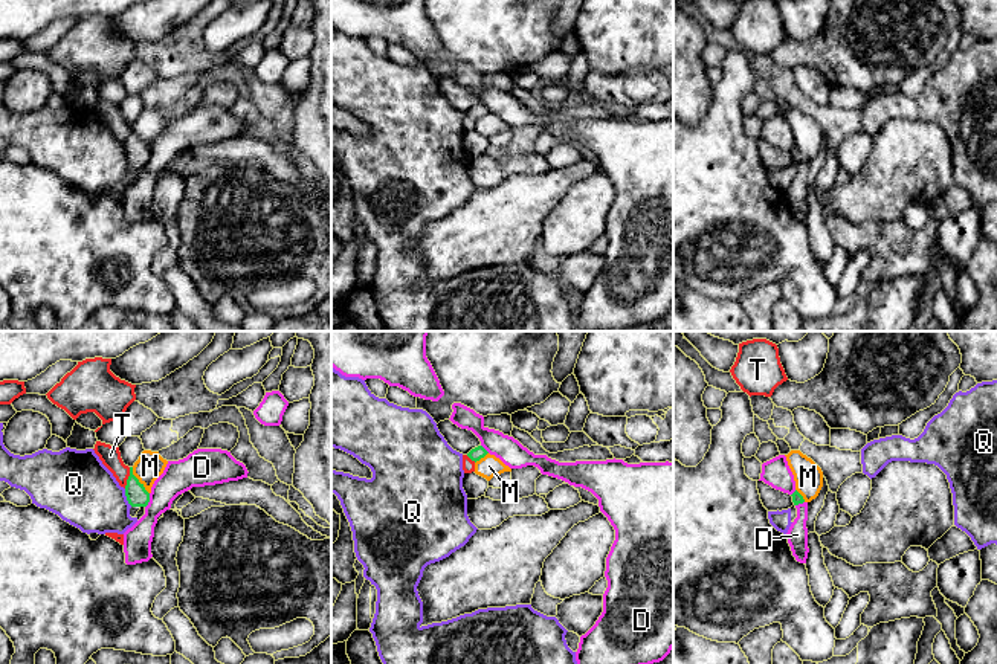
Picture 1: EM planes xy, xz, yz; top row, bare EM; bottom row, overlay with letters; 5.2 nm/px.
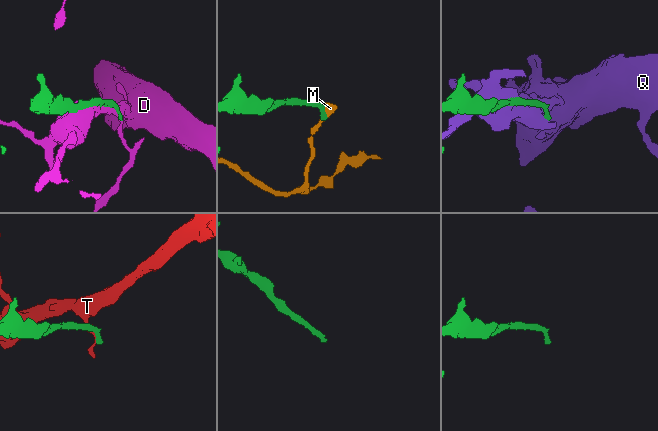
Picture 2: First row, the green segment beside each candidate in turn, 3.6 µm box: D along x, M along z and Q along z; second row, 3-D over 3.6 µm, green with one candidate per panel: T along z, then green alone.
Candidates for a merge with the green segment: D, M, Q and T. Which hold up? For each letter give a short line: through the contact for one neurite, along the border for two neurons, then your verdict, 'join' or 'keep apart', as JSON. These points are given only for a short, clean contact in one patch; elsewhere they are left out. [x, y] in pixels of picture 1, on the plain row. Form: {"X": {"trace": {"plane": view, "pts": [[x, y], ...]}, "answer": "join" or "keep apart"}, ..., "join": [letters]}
{"D": {"answer": "keep apart"}, "M": {"trace": {"plane": "xy", "pts": [[132, 125], [132, 130], [148, 151]]}, "answer": "keep apart"}, "Q": {"answer": "keep apart"}, "T": {"trace": {"plane": "xy", "pts": [[130, 125], [124, 145]]}, "answer": "keep apart"}, "join": []}

